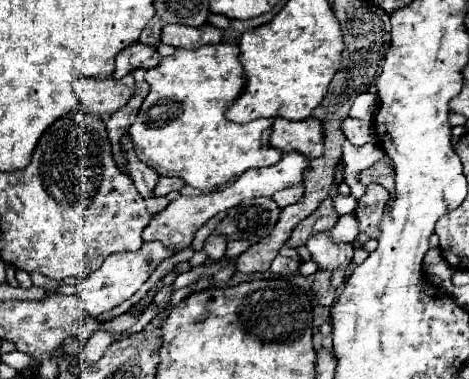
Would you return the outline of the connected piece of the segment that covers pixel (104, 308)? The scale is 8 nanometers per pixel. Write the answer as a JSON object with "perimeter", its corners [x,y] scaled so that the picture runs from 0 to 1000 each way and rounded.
{"perimeter":[[[309,639],[305,654],[292,665],[228,675],[211,712],[190,723],[181,739],[164,736],[162,776],[173,786],[181,818],[194,834],[211,834],[220,823],[232,823],[245,807],[254,807],[258,797],[275,792],[305,755],[305,744],[313,744],[313,734],[326,723],[335,697],[343,697],[360,675],[365,675],[365,665],[343,639]]]}

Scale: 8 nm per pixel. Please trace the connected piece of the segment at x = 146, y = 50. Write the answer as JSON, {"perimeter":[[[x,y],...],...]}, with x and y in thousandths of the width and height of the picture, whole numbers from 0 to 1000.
{"perimeter":[[[301,111],[279,116],[262,137],[254,137],[254,148],[245,153],[241,206],[258,211],[267,195],[288,190],[292,179],[305,179],[305,185],[330,179],[339,169],[339,158],[343,158],[343,148],[339,148],[339,137],[326,121],[309,121]]]}

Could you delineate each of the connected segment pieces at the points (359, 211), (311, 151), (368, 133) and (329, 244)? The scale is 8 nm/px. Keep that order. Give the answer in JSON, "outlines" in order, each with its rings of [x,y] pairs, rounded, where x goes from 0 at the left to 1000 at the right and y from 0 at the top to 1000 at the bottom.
{"outlines":[[[[787,485],[783,512],[765,528],[757,549],[757,575],[765,586],[765,612],[778,612],[789,628],[808,623],[808,591],[829,528],[829,507],[812,485]]],[[[672,311],[616,322],[582,317],[574,380],[599,401],[638,401],[655,417],[689,412],[689,338]]],[[[740,311],[740,317],[731,317],[731,348],[736,348],[740,369],[744,369],[753,385],[774,385],[774,380],[800,369],[791,322]]],[[[701,607],[667,617],[650,649],[663,665],[667,686],[680,697],[680,712],[697,712],[697,718],[740,712],[757,665],[753,644],[710,639]]]]}

